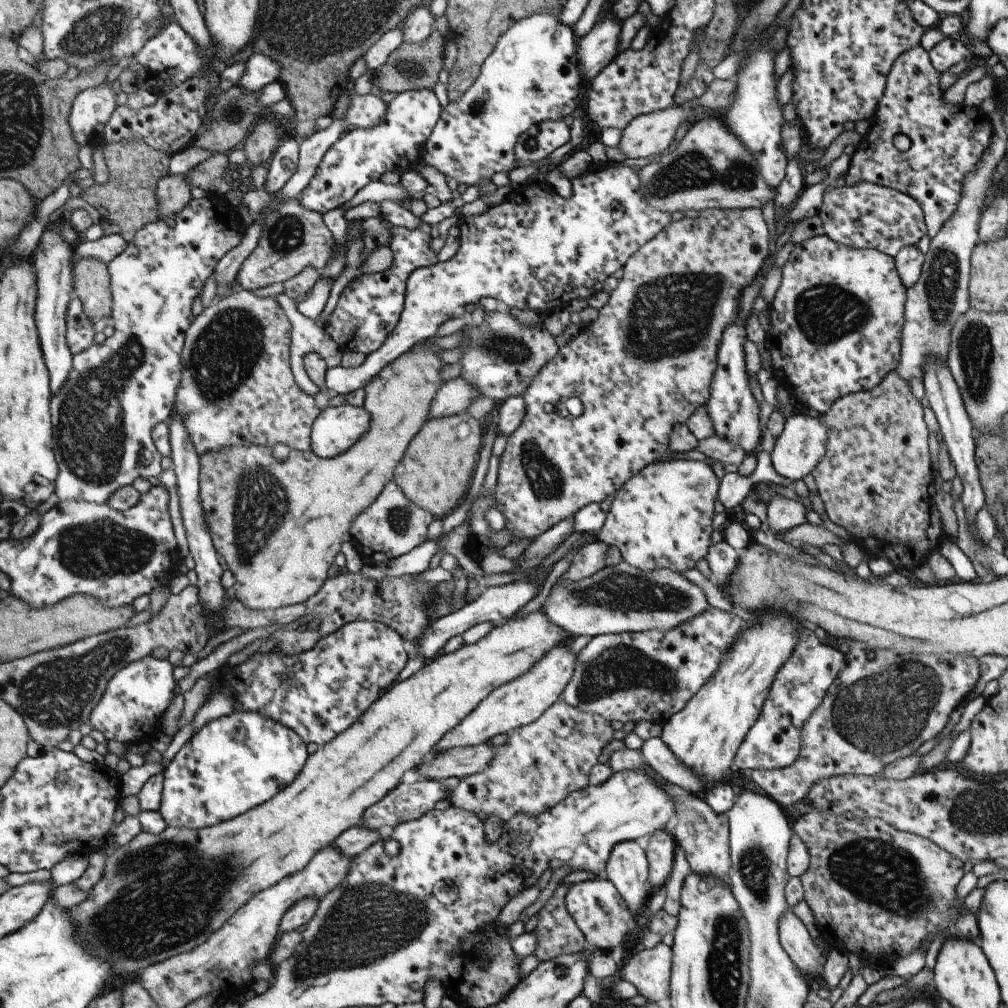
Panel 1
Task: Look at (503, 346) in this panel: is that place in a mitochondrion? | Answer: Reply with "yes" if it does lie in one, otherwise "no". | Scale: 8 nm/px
yes

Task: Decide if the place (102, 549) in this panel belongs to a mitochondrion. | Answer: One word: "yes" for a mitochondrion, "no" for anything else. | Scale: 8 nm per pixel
yes

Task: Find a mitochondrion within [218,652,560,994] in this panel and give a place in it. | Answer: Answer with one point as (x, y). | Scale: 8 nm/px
(369, 922)

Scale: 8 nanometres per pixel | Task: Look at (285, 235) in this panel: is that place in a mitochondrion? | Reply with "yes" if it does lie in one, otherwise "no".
yes

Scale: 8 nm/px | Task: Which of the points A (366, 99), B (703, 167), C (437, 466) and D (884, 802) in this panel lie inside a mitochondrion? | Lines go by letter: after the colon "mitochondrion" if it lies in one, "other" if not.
A: other
B: mitochondrion
C: other
D: other

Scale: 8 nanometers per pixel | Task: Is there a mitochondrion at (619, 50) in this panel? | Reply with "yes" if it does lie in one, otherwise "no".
no

